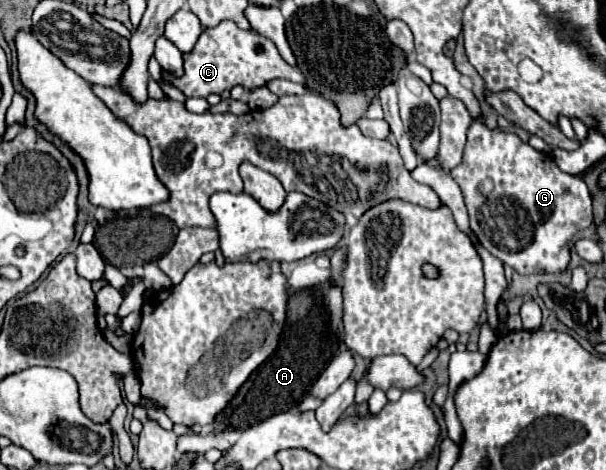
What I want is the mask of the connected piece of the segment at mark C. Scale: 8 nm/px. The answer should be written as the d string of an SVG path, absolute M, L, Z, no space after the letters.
M229 19L221 21L217 27L203 29L193 49L183 55L183 77L169 71L163 71L161 77L165 83L183 91L185 97L207 97L211 93L221 95L223 91L231 91L235 85L253 91L273 79L289 79L295 83L303 81L303 75L281 57L271 39L259 35L255 29L239 29L237 23Z

